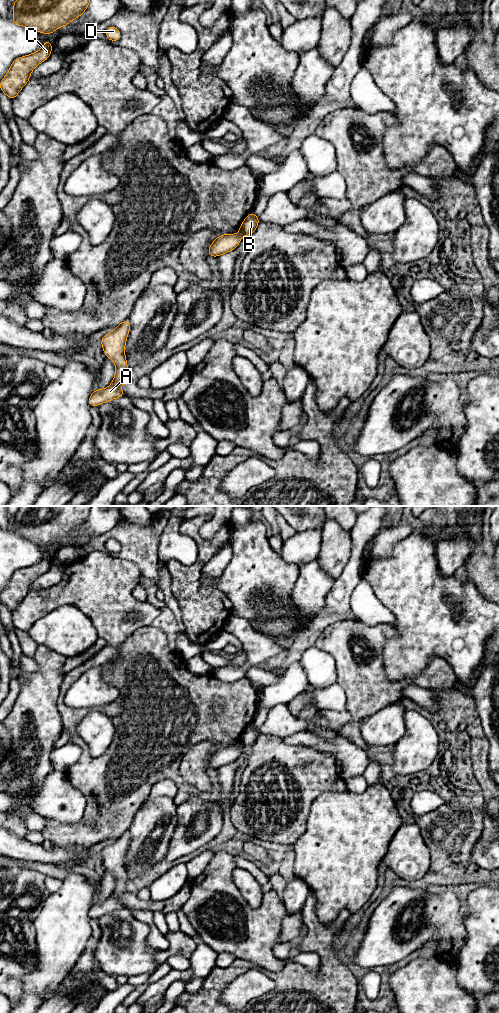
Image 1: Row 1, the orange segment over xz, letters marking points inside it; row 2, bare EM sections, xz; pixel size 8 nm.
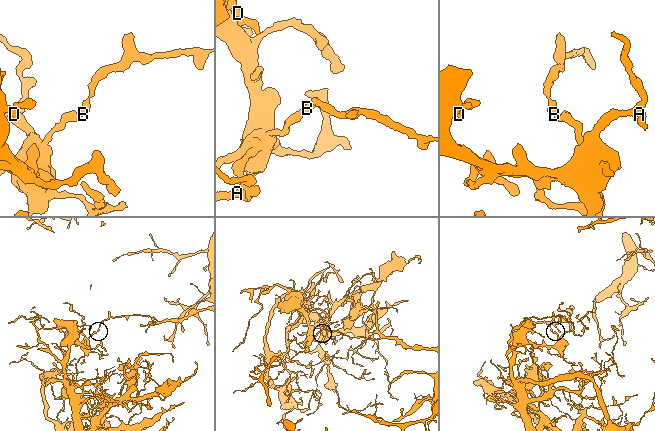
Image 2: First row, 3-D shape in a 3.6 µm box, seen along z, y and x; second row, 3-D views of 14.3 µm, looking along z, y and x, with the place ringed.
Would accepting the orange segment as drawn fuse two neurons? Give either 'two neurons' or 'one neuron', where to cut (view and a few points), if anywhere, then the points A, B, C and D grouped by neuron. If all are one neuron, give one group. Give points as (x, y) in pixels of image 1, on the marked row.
two neurons; cut xz (241, 226), (245, 234); groups A C D / B

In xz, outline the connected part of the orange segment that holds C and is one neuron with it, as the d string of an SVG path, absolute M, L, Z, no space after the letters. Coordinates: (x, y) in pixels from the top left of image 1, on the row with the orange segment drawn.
M49 40L44 41L44 46L37 52L15 59L6 76L0 82L0 89L11 100L26 85L30 79L32 70L39 64L48 59L53 45Z

